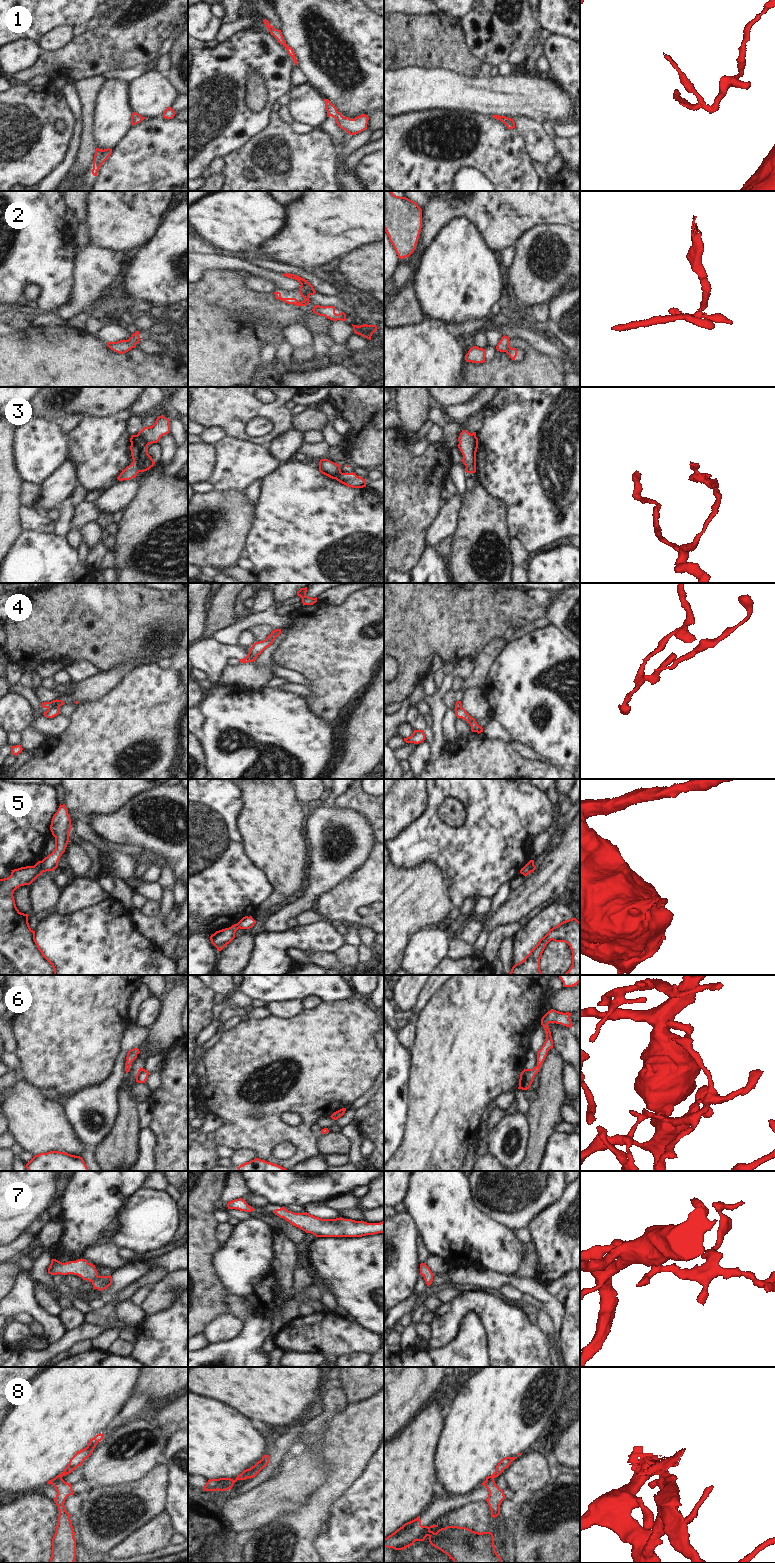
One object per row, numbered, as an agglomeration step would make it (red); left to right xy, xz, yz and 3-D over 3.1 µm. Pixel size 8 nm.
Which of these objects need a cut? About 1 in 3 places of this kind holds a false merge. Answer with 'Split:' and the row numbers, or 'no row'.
Split: 1, 3, 4, 5, 8

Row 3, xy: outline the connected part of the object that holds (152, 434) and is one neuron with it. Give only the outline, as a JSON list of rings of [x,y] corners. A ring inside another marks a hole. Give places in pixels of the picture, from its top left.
[[[163,415],[157,417],[155,423],[150,427],[143,427],[138,432],[147,445],[157,443],[163,435],[170,433],[170,419]]]

